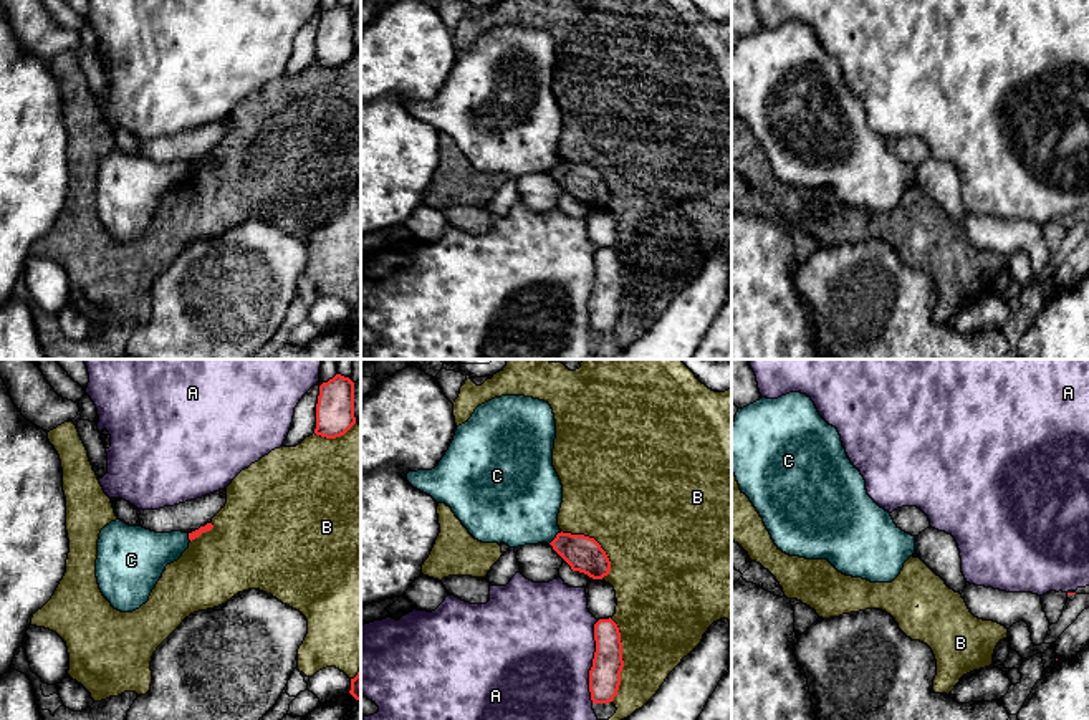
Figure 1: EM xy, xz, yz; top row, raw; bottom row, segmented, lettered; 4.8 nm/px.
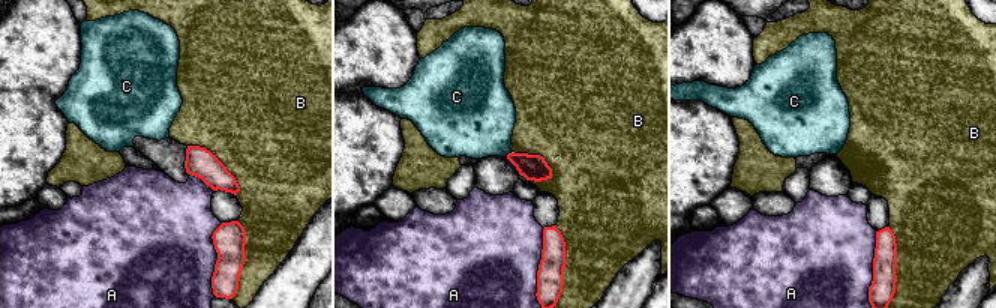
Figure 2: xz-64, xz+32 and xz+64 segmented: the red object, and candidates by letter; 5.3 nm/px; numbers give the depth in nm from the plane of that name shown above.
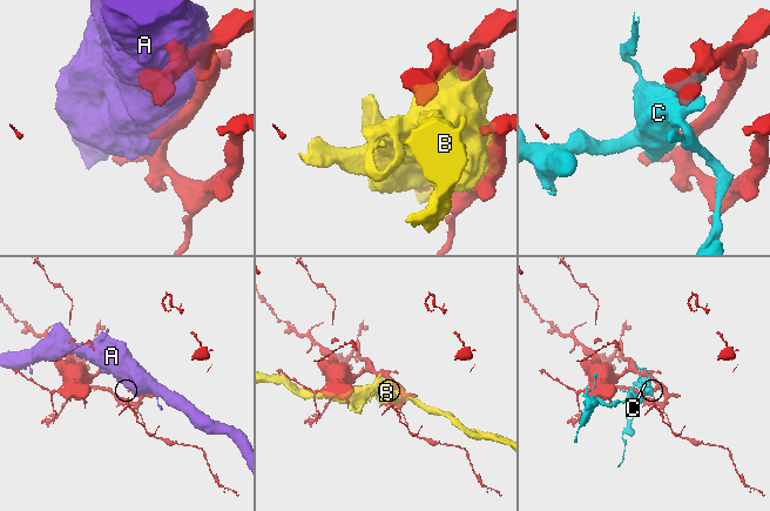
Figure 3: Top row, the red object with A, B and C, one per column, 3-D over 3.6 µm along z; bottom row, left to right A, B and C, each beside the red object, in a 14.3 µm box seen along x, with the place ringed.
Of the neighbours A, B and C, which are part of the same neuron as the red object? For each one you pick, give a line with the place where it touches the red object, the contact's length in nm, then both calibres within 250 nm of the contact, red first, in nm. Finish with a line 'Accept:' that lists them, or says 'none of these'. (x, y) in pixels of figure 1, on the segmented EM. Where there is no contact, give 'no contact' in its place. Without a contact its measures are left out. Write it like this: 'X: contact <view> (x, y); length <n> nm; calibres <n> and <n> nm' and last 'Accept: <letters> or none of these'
Accept: none of these

